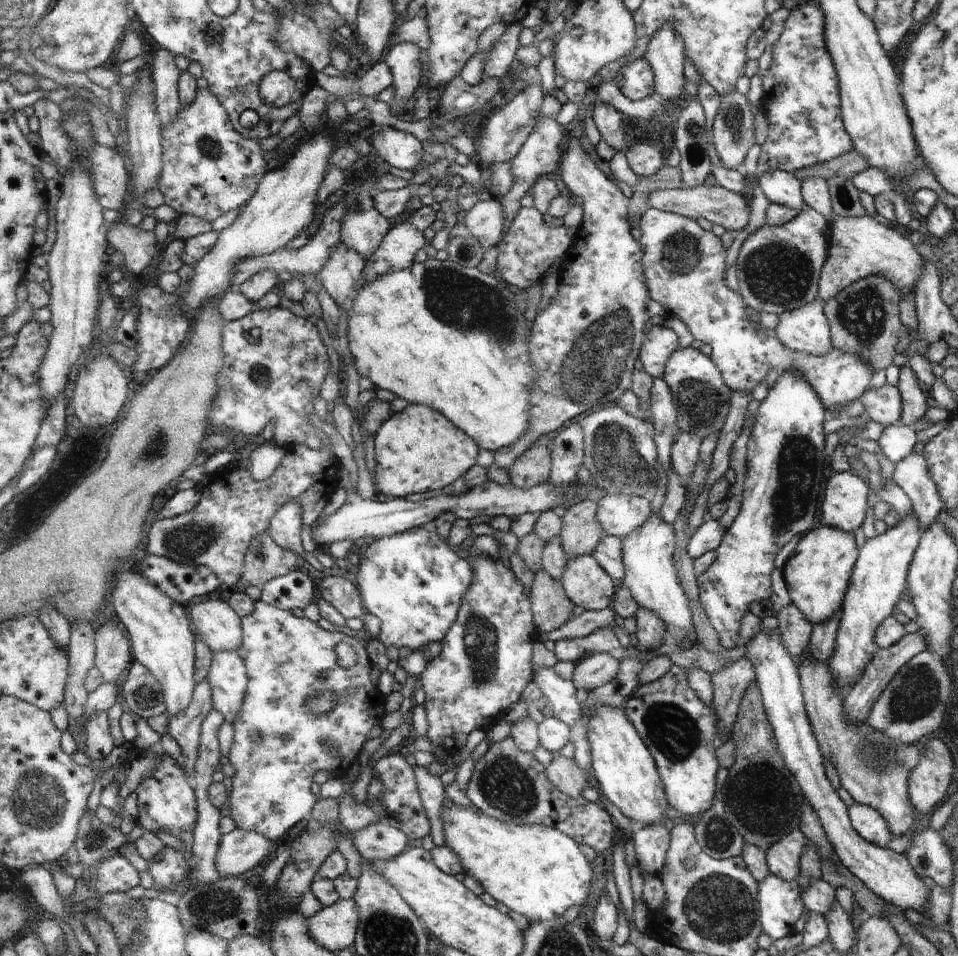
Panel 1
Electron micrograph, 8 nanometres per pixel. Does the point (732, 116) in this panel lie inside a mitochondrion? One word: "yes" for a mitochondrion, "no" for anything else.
yes

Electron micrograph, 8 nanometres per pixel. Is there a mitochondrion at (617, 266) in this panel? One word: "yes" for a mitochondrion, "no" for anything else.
no

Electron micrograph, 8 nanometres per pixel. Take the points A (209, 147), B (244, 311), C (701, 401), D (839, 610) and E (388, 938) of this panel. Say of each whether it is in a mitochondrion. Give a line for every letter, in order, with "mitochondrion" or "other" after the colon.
A: mitochondrion
B: other
C: mitochondrion
D: other
E: mitochondrion

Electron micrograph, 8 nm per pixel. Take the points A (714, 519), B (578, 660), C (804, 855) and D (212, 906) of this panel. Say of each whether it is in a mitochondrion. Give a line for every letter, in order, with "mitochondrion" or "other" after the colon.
A: other
B: other
C: other
D: mitochondrion

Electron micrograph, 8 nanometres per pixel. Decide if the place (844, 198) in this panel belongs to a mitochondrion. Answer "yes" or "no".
yes

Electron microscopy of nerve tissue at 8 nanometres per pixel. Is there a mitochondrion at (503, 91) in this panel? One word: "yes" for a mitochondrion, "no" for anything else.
no

